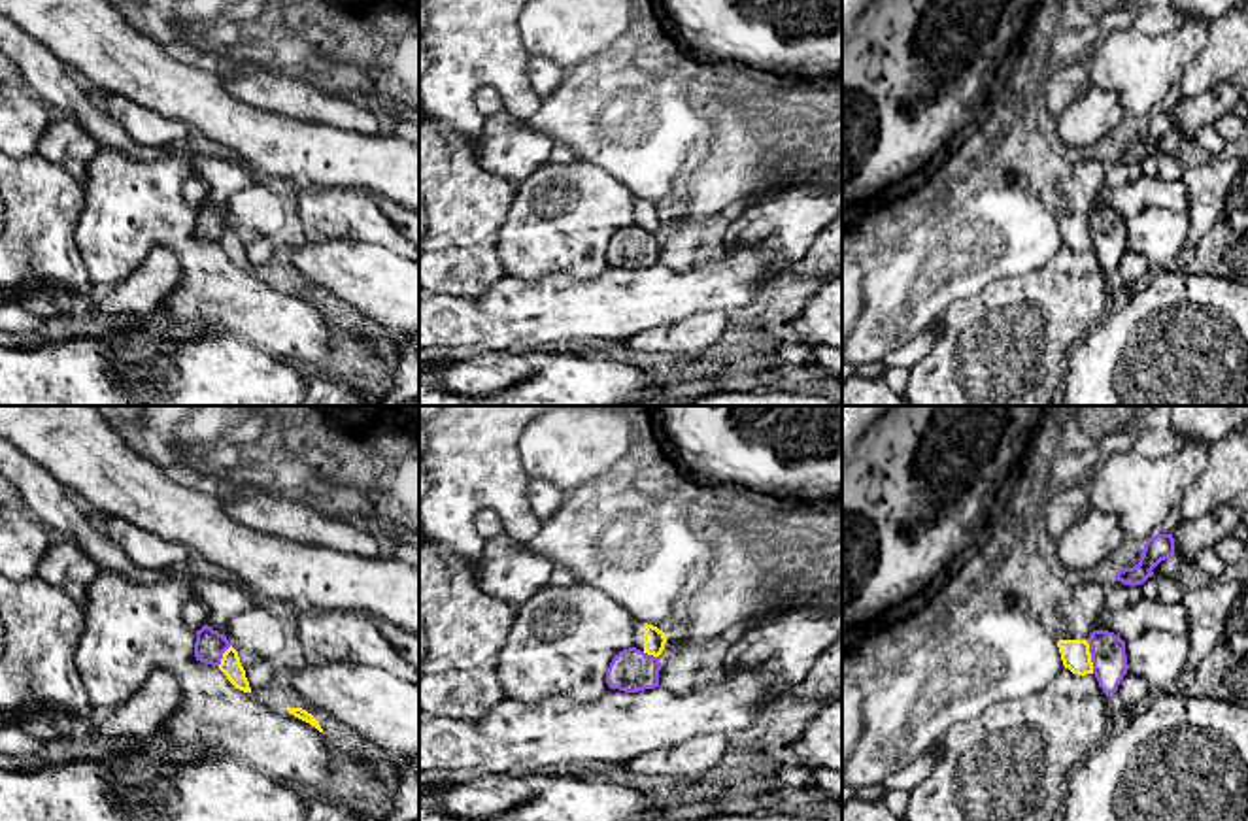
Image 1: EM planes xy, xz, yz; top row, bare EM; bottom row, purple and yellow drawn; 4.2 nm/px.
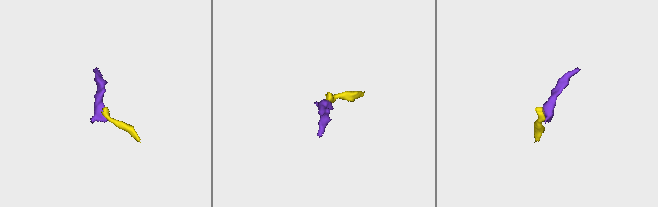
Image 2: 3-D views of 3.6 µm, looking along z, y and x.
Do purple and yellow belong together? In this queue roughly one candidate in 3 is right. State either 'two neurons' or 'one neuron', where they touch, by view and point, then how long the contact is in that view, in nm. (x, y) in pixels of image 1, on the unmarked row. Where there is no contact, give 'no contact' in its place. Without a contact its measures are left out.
two neurons; meets purple in yz at (1092, 234); contact 150 nm long

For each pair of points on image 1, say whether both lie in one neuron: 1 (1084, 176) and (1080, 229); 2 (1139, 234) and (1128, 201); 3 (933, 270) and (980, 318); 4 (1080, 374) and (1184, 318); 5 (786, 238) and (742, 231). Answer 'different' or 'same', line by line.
1: same
2: different
3: different
4: same
5: same

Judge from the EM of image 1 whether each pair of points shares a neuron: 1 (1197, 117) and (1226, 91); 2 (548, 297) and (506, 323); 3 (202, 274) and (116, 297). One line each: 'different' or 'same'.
1: same
2: same
3: different

